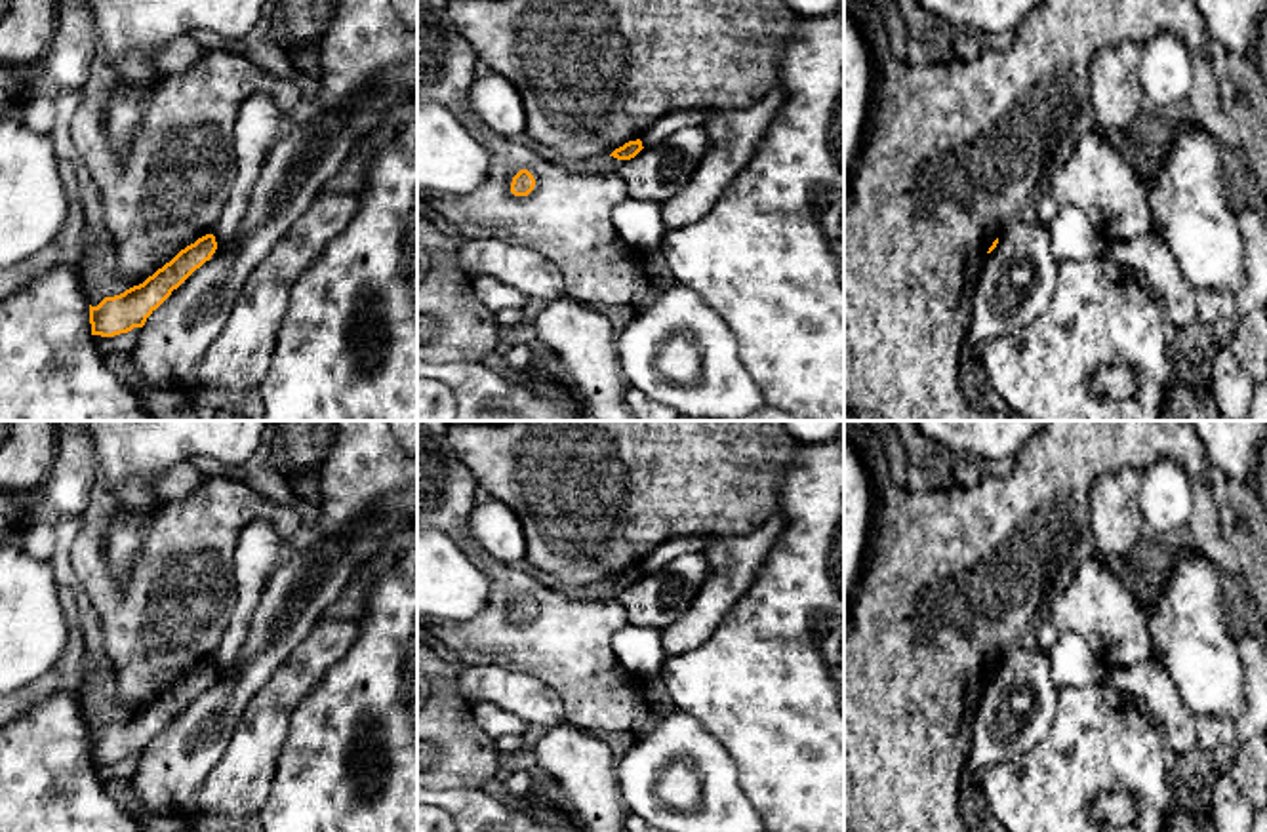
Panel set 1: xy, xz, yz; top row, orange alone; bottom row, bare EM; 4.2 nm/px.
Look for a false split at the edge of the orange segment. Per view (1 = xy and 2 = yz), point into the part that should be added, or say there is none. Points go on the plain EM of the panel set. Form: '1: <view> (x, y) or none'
1: none
2: none

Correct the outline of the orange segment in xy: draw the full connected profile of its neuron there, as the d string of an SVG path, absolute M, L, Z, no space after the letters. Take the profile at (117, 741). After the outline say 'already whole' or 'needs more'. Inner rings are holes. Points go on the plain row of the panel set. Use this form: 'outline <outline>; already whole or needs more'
outline M213 661L198 664L181 676L170 689L158 695L143 710L120 722L105 723L97 733L90 731L91 762L114 763L133 754L143 754L147 744L217 676Z; already whole

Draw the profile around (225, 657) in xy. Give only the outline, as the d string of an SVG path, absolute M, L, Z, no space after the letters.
M251 522L240 533L234 556L238 602L213 655L219 676L229 676L232 672L267 579L290 552L290 537L278 533L267 522Z

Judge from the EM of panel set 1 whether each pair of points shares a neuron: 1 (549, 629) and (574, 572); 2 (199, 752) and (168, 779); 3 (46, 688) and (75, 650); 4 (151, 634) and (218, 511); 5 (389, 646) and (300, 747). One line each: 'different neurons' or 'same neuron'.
1: different neurons
2: same neuron
3: same neuron
4: same neuron
5: same neuron

